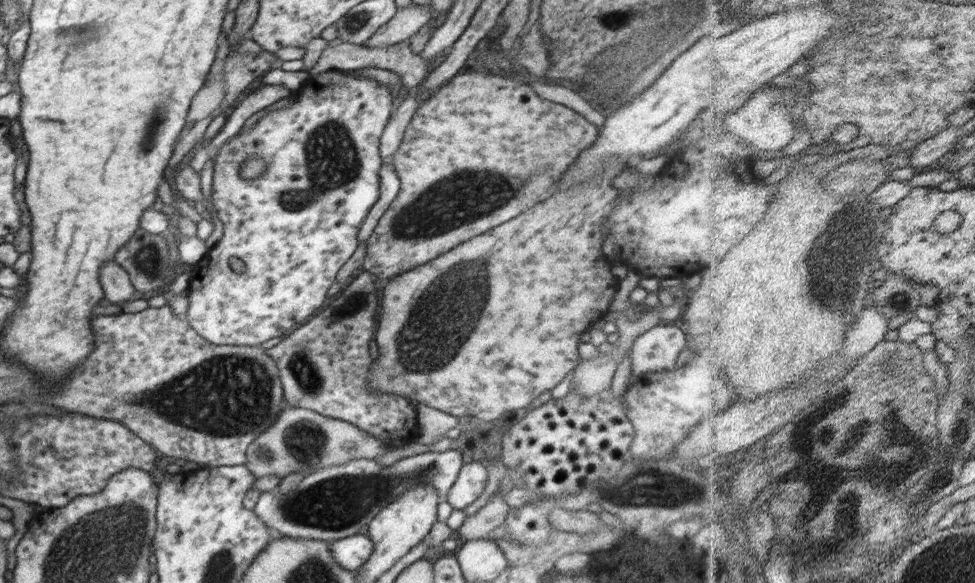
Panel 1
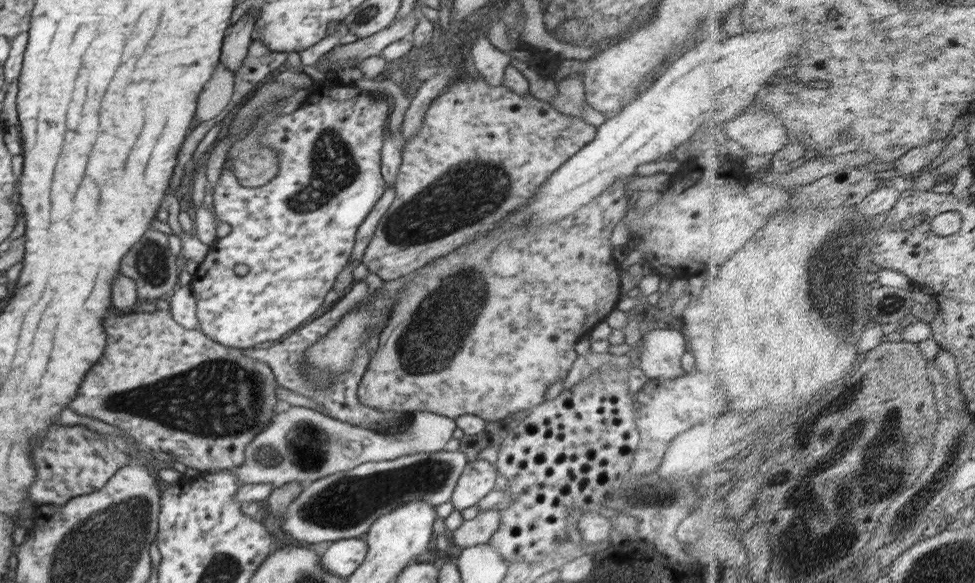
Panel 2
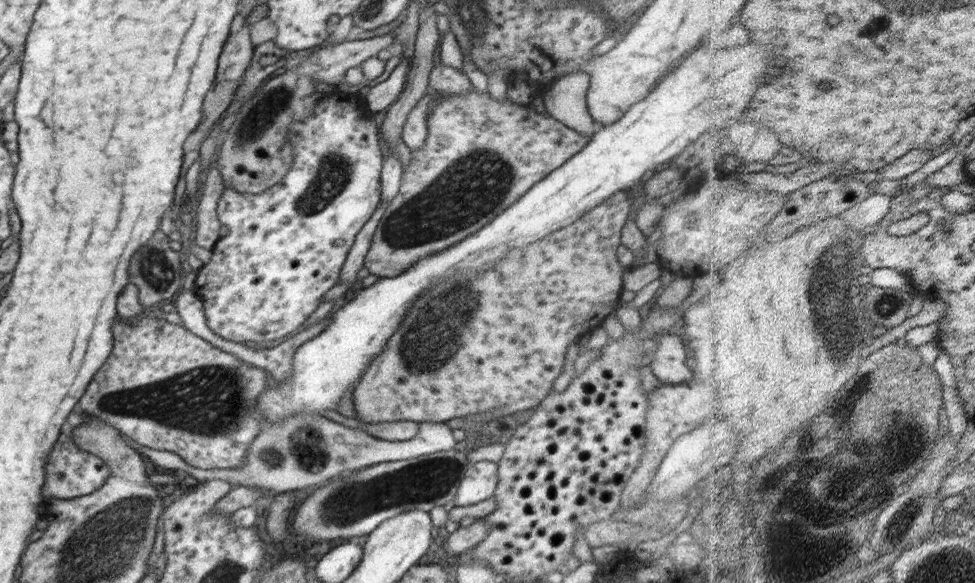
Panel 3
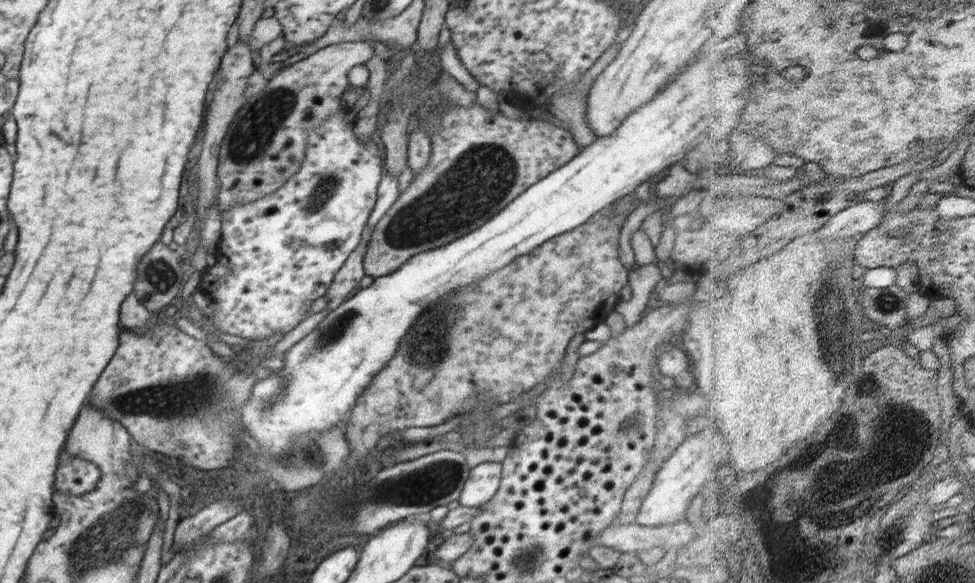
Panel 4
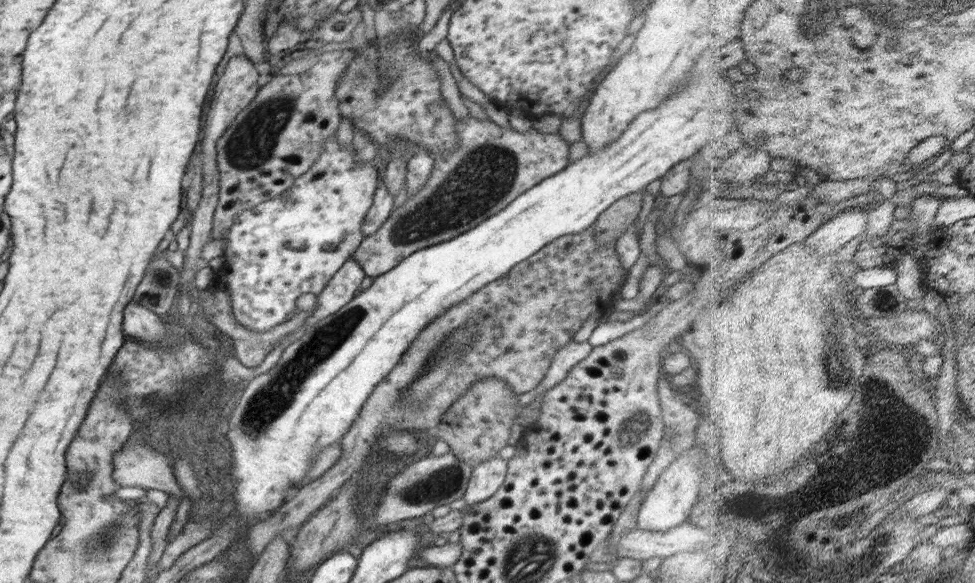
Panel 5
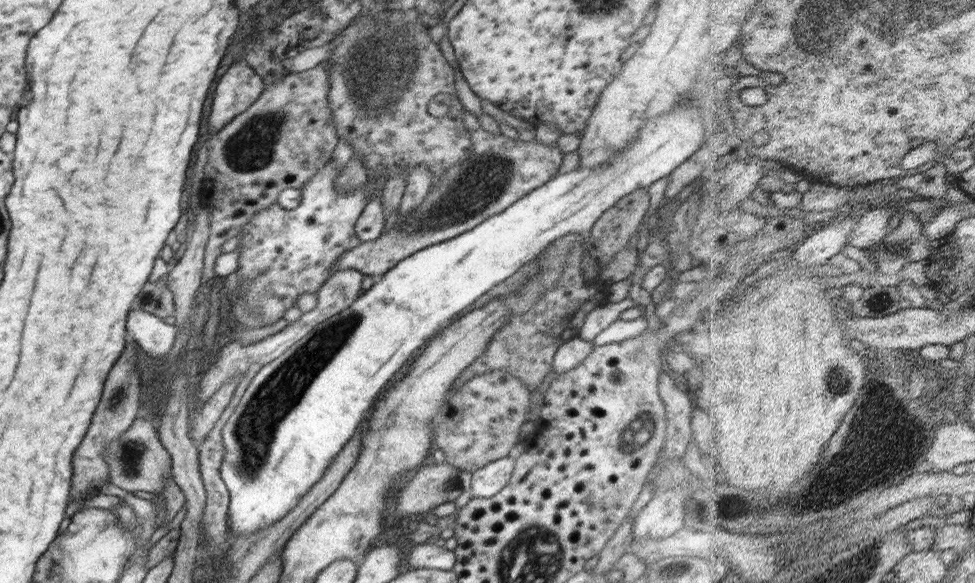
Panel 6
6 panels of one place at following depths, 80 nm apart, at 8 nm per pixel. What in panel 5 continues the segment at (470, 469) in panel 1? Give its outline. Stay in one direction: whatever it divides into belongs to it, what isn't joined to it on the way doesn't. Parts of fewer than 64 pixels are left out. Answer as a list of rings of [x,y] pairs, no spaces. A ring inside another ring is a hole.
[[[496,456],[473,467],[466,492],[462,496],[468,505],[488,500],[503,485],[508,463],[508,460]]]

